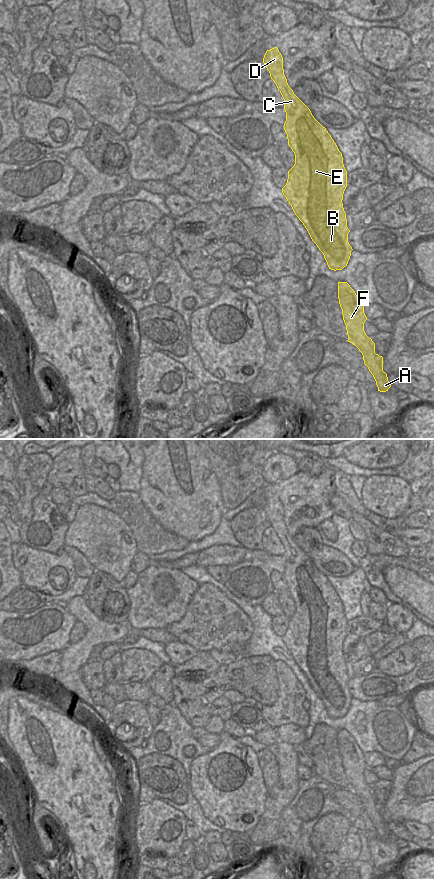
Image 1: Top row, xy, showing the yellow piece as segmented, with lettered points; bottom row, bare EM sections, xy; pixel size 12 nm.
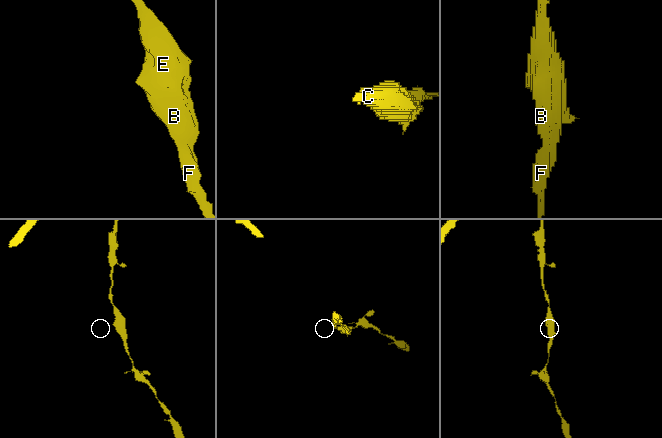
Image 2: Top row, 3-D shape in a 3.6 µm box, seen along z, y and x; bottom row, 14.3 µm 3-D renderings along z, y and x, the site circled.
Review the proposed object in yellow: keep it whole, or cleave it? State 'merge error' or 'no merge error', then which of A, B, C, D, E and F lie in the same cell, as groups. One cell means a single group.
no merge error; A B C D E F

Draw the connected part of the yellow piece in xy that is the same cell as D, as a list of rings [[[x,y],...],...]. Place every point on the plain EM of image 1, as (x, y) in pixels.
[[[277,495],[266,499],[263,511],[284,547],[286,569],[283,575],[288,593],[295,602],[295,612],[288,619],[287,631],[282,636],[282,641],[307,677],[312,689],[323,701],[329,717],[342,718],[347,714],[353,698],[348,690],[350,678],[342,651],[347,635],[347,619],[342,601],[326,576],[314,566],[310,557],[289,535],[284,523],[283,505]]]

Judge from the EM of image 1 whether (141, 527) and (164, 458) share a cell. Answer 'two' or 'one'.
two

